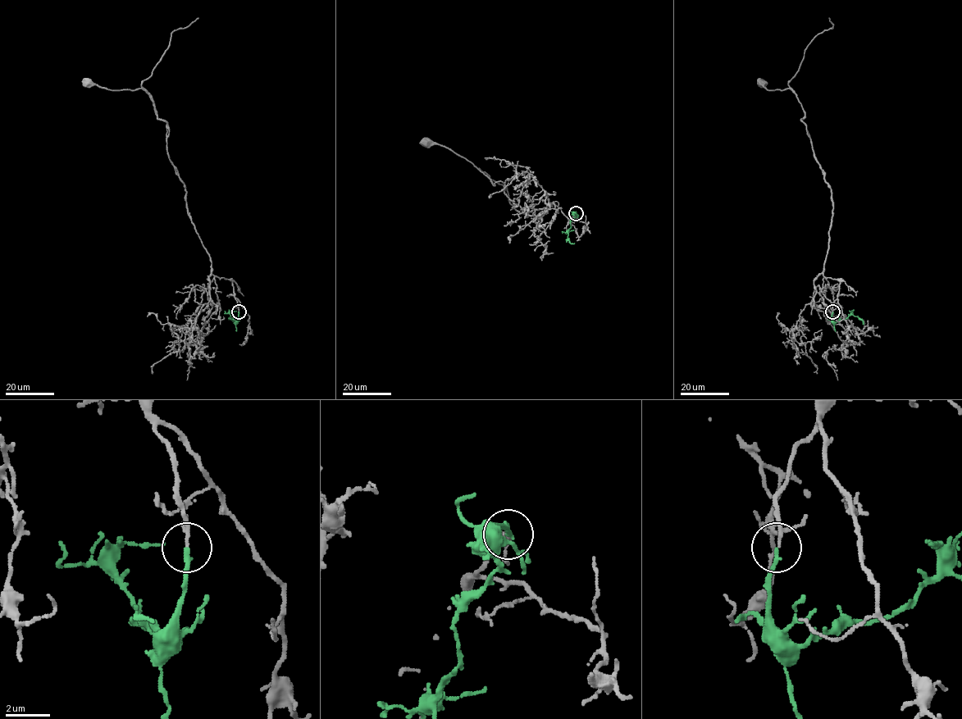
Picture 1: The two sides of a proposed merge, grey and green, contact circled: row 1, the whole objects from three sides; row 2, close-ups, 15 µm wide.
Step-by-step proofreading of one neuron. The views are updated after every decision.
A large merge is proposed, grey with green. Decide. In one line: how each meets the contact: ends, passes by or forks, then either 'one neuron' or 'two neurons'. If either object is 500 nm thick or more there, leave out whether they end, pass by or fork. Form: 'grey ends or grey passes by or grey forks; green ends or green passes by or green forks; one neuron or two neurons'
grey passes by; green ends; one neuron

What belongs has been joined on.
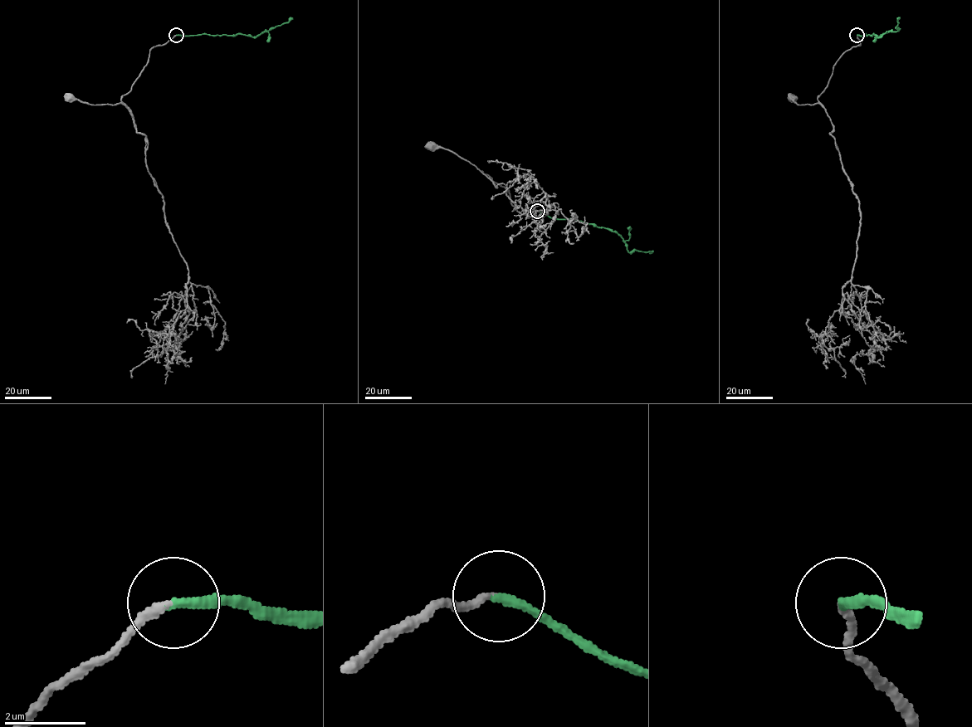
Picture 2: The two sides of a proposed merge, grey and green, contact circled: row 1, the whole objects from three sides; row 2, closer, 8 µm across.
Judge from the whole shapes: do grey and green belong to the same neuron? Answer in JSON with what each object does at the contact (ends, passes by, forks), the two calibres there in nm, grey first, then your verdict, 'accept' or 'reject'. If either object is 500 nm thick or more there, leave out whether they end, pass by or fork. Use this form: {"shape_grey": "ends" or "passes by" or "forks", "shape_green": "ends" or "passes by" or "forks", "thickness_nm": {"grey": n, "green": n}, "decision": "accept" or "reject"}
{"shape_grey": "ends", "shape_green": "ends", "thickness_nm": {"grey": 170, "green": 220}, "decision": "accept"}

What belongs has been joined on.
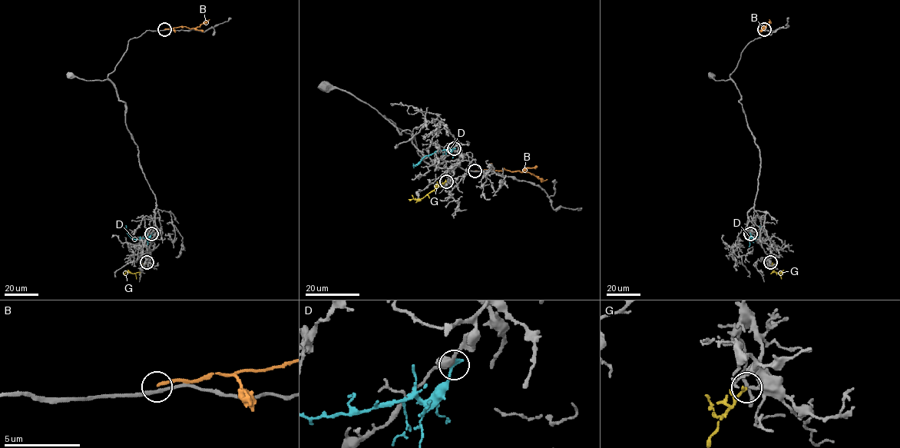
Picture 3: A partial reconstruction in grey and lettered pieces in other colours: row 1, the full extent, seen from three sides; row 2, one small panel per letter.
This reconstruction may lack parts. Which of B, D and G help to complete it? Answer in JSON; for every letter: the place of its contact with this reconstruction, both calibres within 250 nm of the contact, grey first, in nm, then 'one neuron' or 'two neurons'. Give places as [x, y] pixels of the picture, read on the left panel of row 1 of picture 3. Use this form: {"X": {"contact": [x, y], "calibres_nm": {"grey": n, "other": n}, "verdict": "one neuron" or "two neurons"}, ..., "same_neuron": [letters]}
{"B": {"contact": [164, 29], "calibres_nm": {"grey": 220, "other": 170}, "verdict": "two neurons"}, "D": {"contact": [151, 233], "calibres_nm": {"grey": 400, "other": 200}, "verdict": "two neurons"}, "G": {"contact": [147, 262], "calibres_nm": {"grey": 280, "other": 200}, "verdict": "one neuron"}, "same_neuron": ["G"]}

